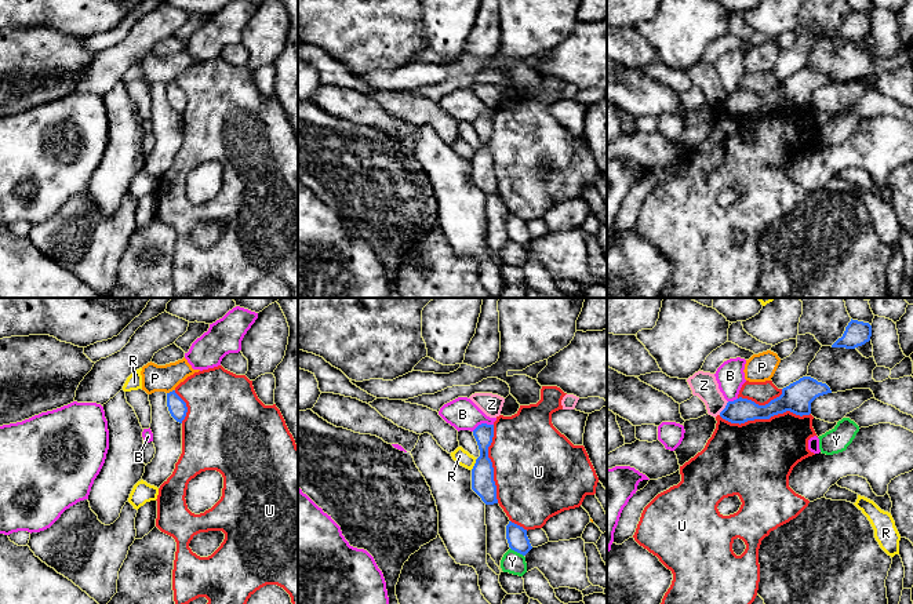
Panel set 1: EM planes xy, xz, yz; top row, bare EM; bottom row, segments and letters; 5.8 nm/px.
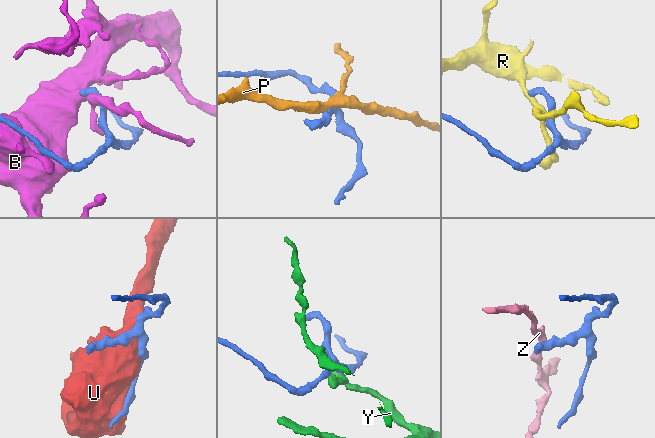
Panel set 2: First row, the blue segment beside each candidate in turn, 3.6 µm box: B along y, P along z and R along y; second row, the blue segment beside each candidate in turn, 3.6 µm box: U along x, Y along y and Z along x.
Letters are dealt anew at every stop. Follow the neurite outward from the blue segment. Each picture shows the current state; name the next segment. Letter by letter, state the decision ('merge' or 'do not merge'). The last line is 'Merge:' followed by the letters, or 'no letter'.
B: do not merge
P: do not merge
R: do not merge
U: do not merge
Y: do not merge
Z: do not merge
Merge: no letter

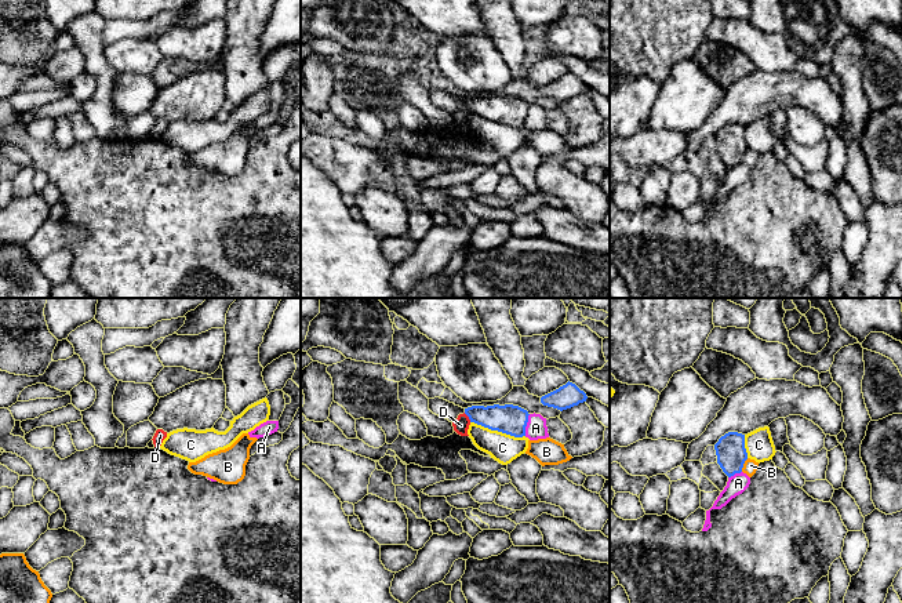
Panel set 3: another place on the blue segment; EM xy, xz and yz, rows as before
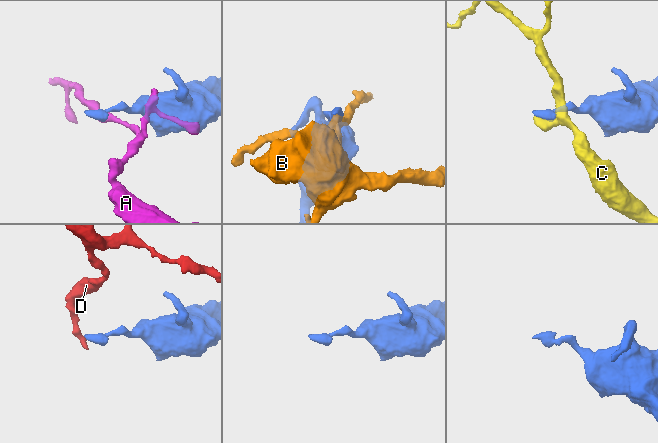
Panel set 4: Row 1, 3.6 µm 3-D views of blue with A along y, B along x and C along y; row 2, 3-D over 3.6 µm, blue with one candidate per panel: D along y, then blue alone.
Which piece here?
A: do not merge
B: do not merge
C: do not merge
D: do not merge
Merge: no letter

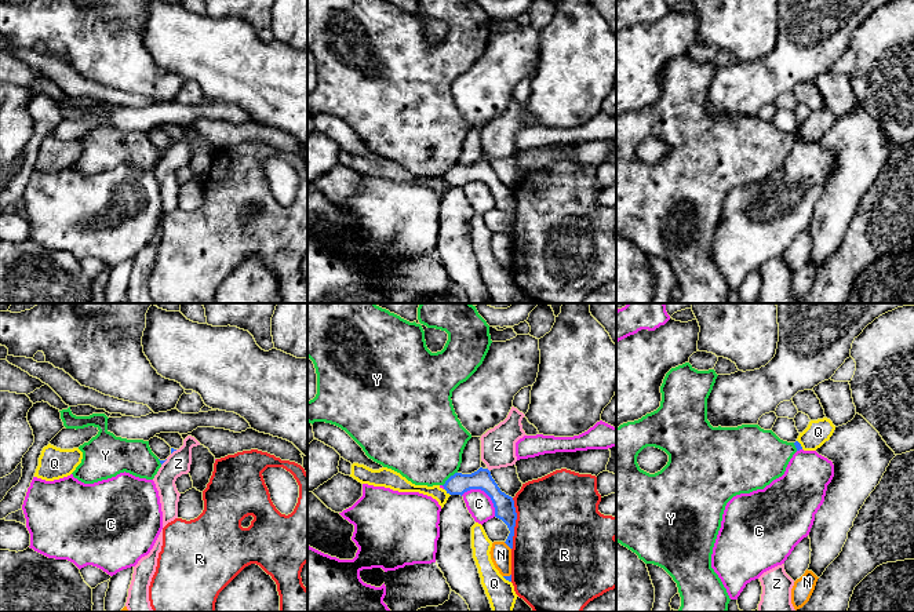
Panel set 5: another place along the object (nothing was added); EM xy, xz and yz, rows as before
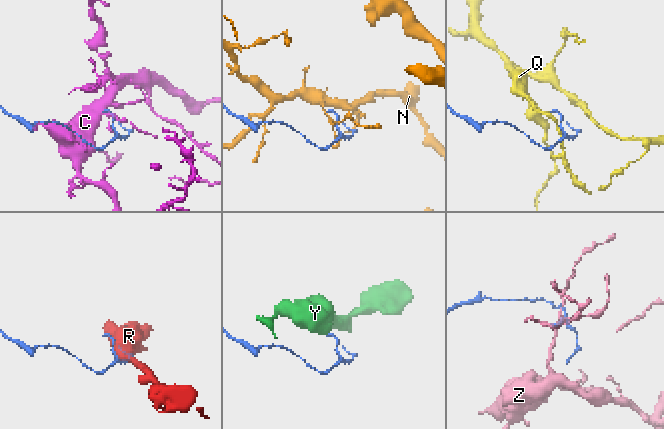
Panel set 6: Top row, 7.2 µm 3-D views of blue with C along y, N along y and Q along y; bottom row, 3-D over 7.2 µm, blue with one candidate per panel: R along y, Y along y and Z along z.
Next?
C: do not merge
N: do not merge
Q: do not merge
R: do not merge
Y: do not merge
Z: do not merge
Merge: no letter

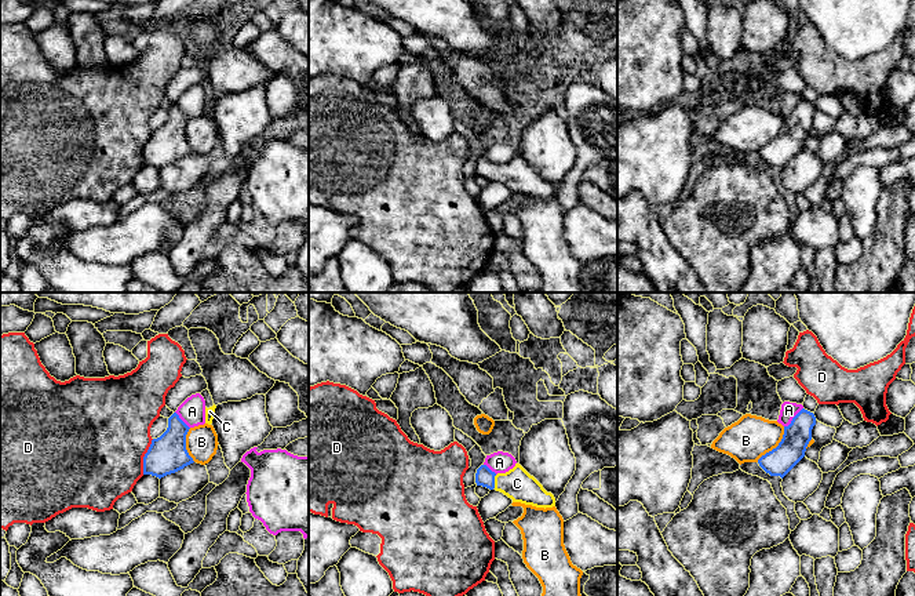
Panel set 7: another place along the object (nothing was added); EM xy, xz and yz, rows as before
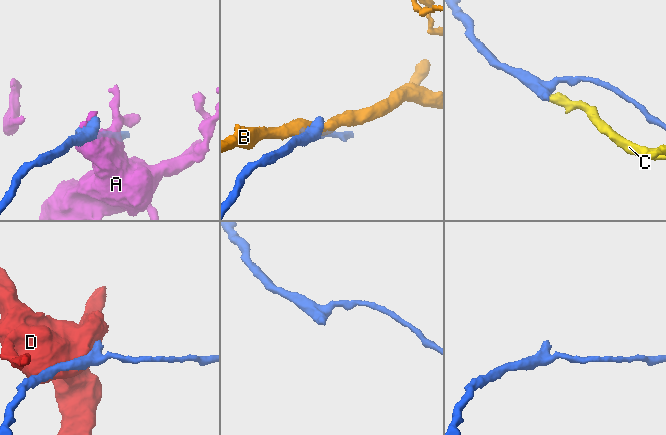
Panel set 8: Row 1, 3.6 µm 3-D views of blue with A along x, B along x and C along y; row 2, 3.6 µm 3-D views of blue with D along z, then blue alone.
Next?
A: do not merge
B: do not merge
C: merge
D: do not merge
Merge: C

